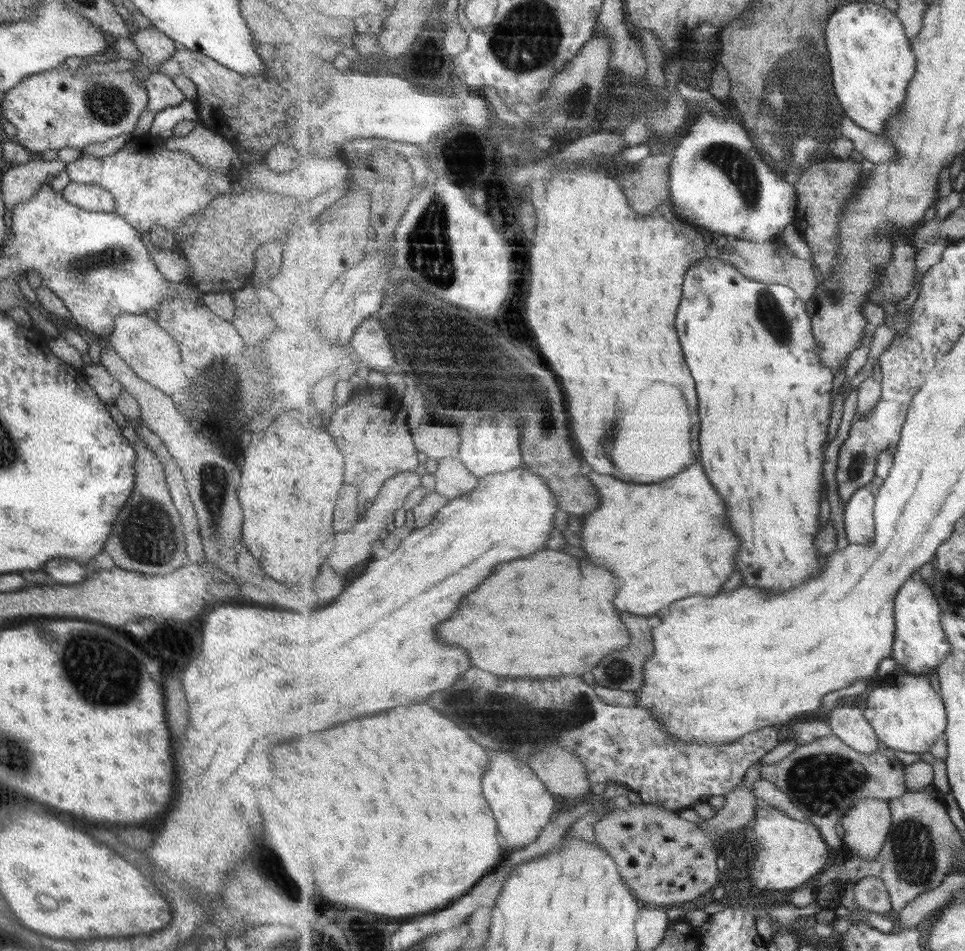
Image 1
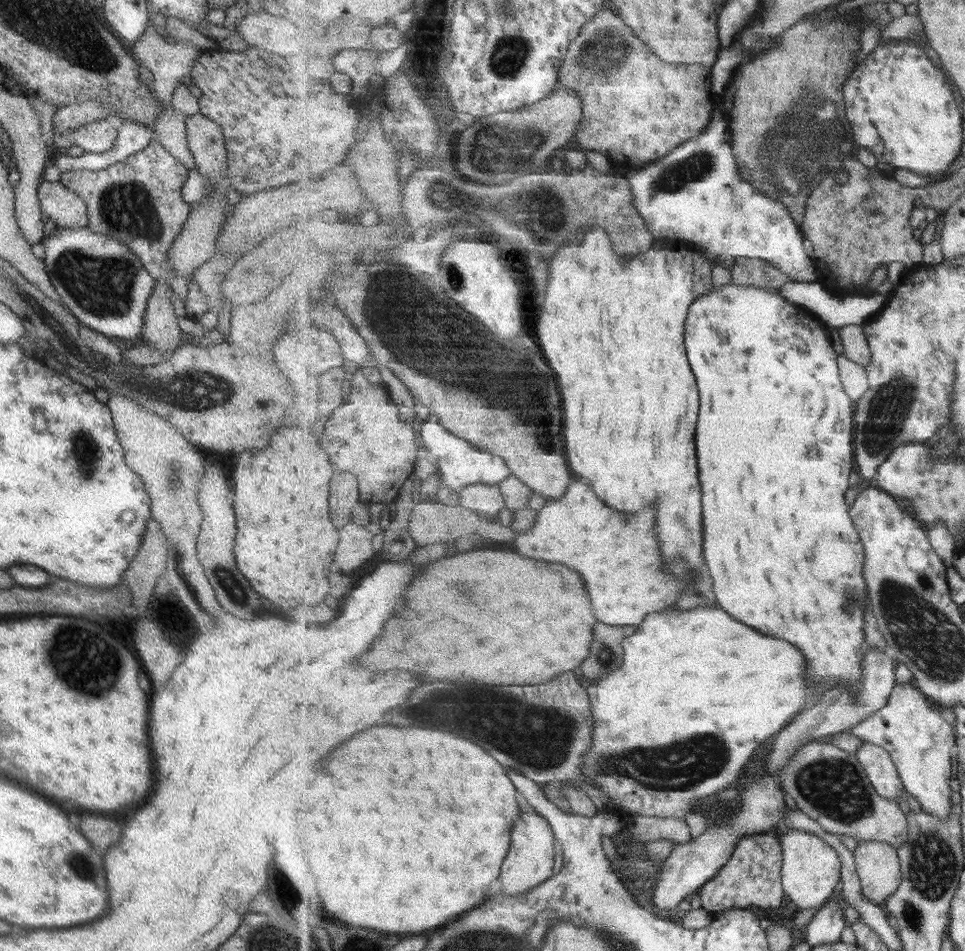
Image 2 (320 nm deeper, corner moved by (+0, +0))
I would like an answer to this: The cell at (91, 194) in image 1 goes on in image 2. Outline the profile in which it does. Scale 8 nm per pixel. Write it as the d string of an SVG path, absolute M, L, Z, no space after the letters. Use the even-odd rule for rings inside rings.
M41 181L36 195L44 220L51 220L55 228L79 229L86 226L85 203L59 181Z

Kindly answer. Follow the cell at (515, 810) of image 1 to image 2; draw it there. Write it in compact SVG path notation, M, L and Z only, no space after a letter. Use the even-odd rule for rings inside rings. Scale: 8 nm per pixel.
M536 812L532 814L522 813L522 818L514 824L511 838L510 854L507 855L503 863L503 872L501 872L499 878L502 885L500 893L507 896L521 896L530 890L534 890L553 876L558 840L553 829L551 829L551 825Z

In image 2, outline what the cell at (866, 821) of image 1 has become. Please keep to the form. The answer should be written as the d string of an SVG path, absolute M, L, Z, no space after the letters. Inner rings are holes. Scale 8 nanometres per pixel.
M857 841L854 855L863 894L871 902L885 906L902 883L898 849L888 842Z

